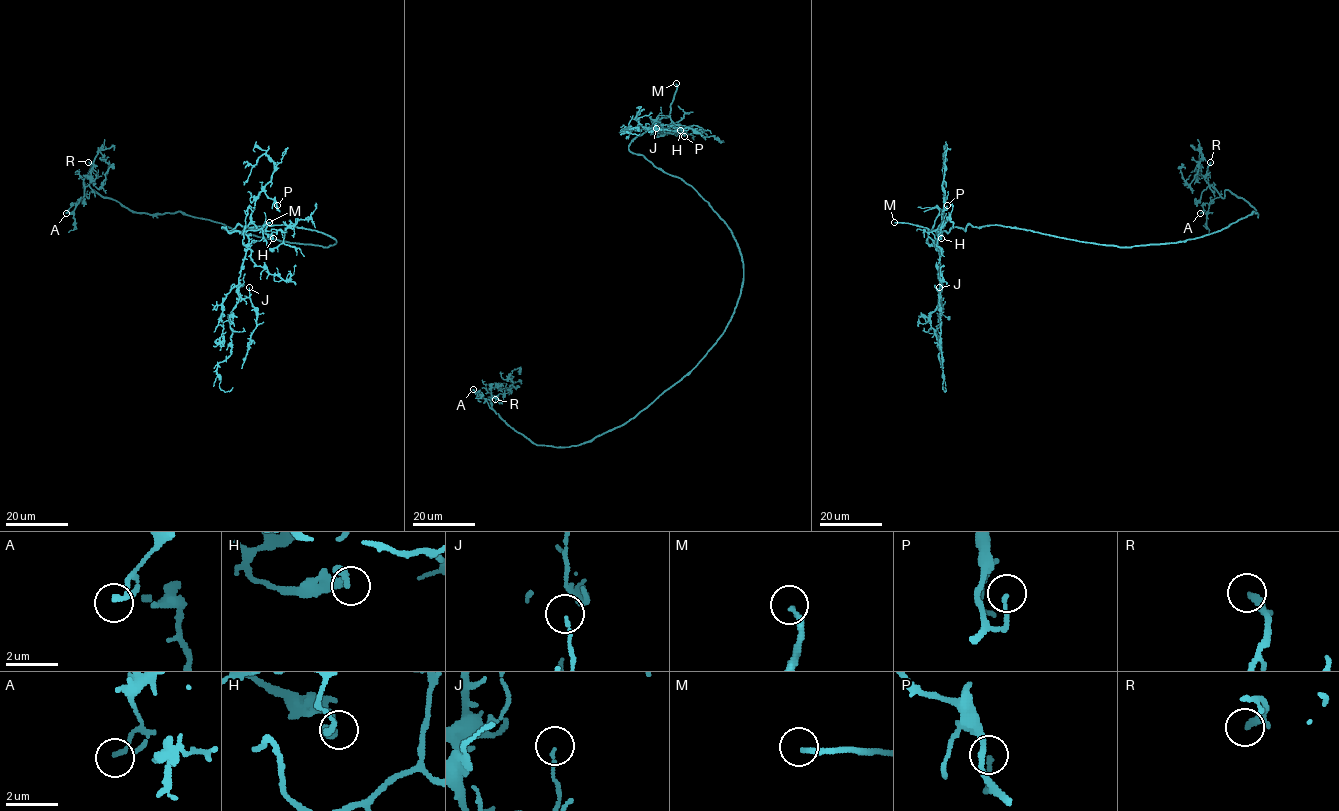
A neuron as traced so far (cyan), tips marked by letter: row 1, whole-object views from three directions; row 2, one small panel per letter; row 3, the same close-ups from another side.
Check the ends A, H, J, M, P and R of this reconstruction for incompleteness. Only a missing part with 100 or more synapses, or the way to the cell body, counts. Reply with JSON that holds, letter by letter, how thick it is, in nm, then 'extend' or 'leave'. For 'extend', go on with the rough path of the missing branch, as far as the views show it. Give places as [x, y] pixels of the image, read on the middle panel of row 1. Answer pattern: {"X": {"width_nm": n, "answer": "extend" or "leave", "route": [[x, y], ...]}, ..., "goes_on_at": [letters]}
{"A": {"width_nm": 180, "answer": "leave"}, "H": {"width_nm": 170, "answer": "leave"}, "J": {"width_nm": 100, "answer": "leave"}, "M": {"width_nm": 200, "answer": "extend", "route": [[676, 83], [689, 54], [709, 23], [717, 16], [733, 11], [724, 8], [702, 11]]}, "P": {"width_nm": 140, "answer": "leave"}, "R": {"width_nm": 280, "answer": "extend", "route": [[495, 399], [500, 406], [508, 403], [507, 408], [515, 402], [522, 414]]}, "goes_on_at": ["M", "R"]}

